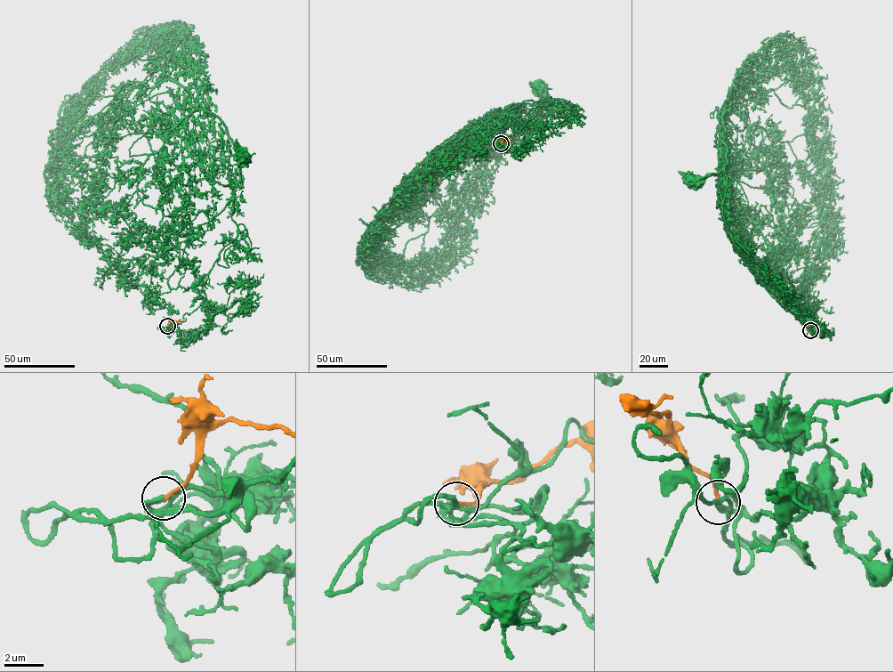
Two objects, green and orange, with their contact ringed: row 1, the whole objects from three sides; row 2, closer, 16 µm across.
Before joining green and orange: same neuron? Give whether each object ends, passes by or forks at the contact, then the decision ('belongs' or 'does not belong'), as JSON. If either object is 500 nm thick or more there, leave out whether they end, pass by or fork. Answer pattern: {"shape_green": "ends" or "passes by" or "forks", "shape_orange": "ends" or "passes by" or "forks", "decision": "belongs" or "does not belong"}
{"shape_green": "ends", "shape_orange": "ends", "decision": "belongs"}

